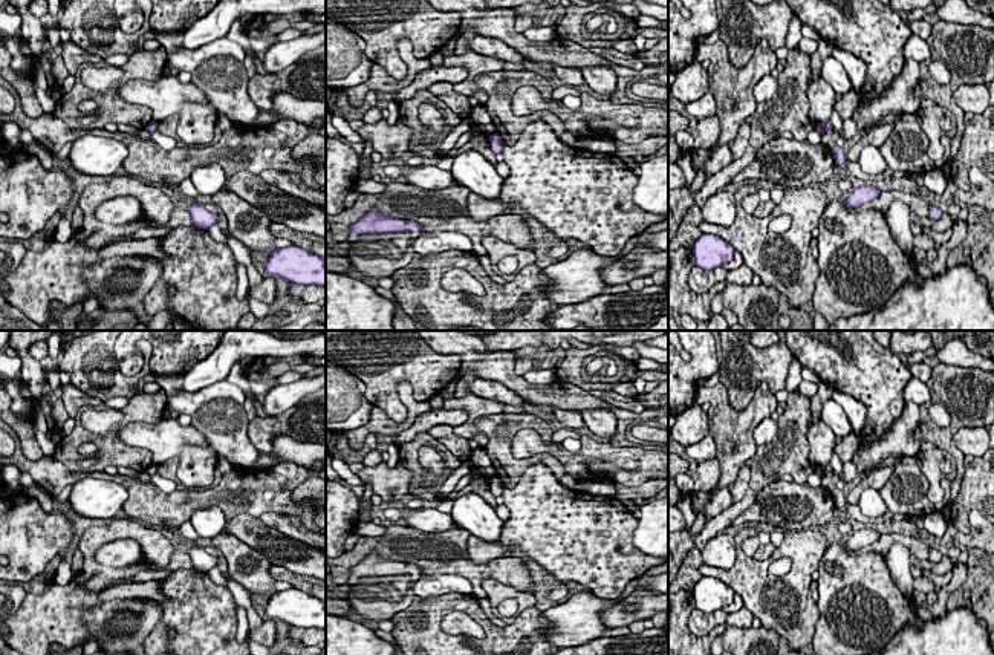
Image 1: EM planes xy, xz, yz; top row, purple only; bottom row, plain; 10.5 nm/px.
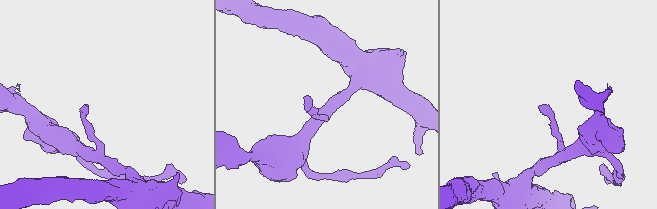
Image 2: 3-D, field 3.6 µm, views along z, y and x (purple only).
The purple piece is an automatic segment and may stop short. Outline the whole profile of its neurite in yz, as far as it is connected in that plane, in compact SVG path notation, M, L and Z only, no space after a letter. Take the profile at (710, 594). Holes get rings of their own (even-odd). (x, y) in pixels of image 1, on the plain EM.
M702 577L693 589L696 609L710 614L734 601L734 589L716 577Z

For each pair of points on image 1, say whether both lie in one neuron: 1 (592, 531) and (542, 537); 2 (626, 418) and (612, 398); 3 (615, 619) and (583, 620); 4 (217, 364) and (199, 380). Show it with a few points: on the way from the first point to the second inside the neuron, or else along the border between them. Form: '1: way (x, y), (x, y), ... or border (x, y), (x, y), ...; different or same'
1: way (580, 534), (554, 534); same
2: border (589, 392), (613, 406), (633, 412), (646, 409); different
3: border (629, 596), (601, 612), (601, 622), (607, 629); different
4: way (213, 369), (204, 375); same

